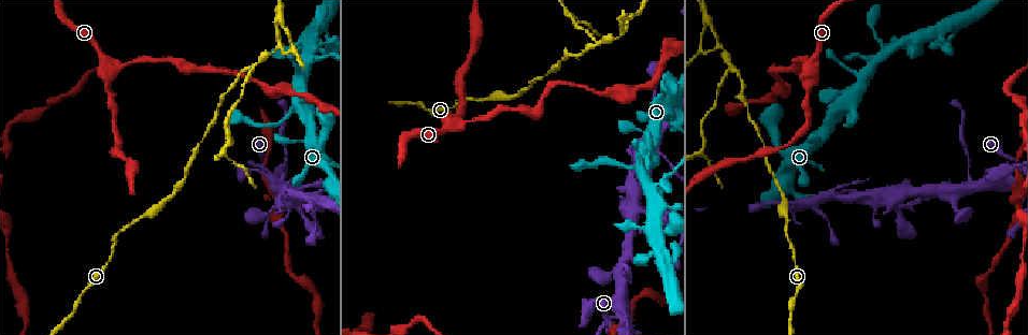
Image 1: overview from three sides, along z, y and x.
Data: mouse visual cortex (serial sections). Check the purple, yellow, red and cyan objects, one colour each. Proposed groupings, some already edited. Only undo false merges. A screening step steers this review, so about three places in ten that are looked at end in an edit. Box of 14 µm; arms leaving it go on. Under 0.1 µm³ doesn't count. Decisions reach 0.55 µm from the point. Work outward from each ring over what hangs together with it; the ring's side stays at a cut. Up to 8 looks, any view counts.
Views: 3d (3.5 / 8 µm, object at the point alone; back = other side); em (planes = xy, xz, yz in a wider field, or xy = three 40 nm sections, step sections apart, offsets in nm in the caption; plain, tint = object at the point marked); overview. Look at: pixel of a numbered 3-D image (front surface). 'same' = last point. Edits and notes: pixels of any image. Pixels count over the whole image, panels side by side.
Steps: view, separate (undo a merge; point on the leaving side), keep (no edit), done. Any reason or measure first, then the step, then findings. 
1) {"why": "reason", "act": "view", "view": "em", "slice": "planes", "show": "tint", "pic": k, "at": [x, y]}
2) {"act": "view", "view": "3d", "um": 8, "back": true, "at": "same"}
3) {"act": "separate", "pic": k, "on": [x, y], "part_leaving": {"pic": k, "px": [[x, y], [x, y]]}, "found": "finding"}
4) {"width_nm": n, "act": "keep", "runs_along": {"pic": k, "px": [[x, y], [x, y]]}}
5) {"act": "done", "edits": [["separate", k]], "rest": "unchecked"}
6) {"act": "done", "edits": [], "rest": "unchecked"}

{"why": "calibre changes", "act": "view", "view": "em", "slice": "xy", "step": 3, "show": "tint", "pic": 1, "at": [1010, 159]}

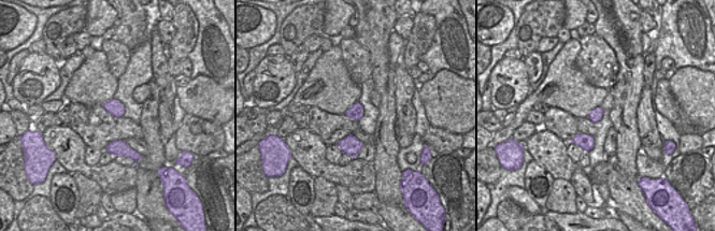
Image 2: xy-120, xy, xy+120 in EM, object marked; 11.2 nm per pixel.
{"act": "view", "view": "3d", "um": 3.5, "at": "same"}

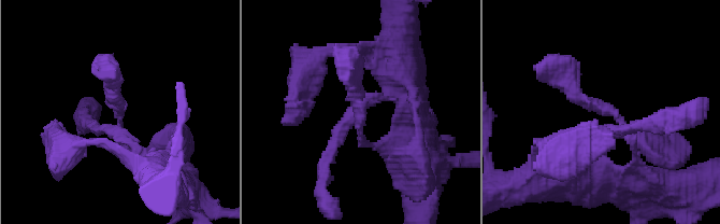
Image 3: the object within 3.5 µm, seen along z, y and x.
{"act": "keep", "runs_along": {"pic": 3, "px": [[553, 73], [612, 112], [638, 163]]}, "found": "one cell here"}

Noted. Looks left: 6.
{"why": "three arms meet", "act": "view", "view": "3d", "um": 8, "pic": 1, "at": [593, 45]}

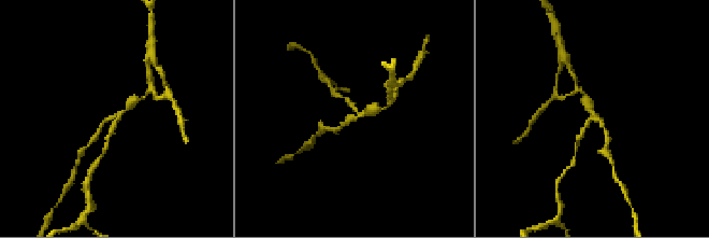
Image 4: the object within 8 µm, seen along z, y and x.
{"act": "view", "view": "3d", "um": 3.5, "back": true, "pic": 4, "at": [594, 117]}

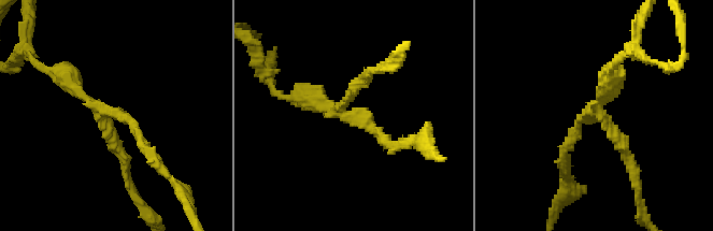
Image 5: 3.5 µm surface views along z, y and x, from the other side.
{"arms": 3, "arm_widths_nm": [150, 200, 250], "why": "shape alone is not enough", "act": "view", "view": "em", "slice": "planes", "show": "tint", "pic": 5, "at": [108, 115]}

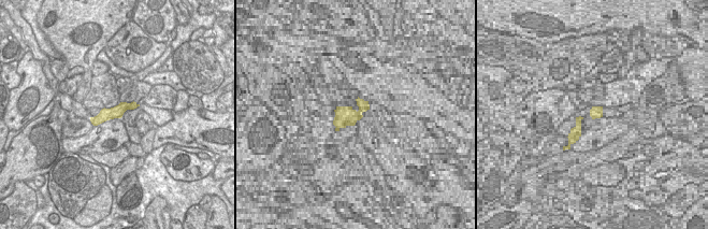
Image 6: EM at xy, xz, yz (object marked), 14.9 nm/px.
{"act": "separate", "pic": 5, "on": [126, 159], "part_leaving": {"pic": 5, "px": [[108, 130], [146, 215]]}, "found": "two cells meet here"}

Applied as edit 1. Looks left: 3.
{"act": "done", "edits": [["separate", 5]], "rest": "unchecked"}

